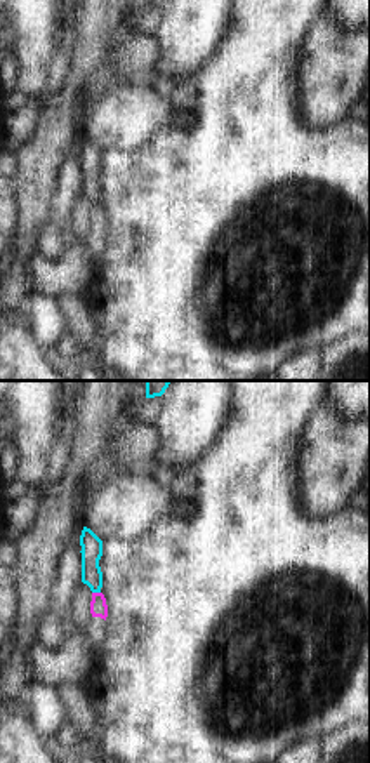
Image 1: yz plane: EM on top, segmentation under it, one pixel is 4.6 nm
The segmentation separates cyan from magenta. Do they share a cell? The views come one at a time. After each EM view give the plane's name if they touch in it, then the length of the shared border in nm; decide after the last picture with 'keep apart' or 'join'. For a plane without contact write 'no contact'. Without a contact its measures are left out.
contact in yz; length 40 nm

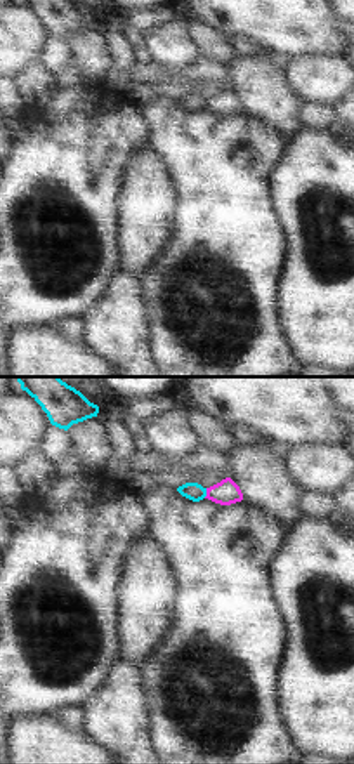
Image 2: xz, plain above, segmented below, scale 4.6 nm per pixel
contact in xz; length 50 nm

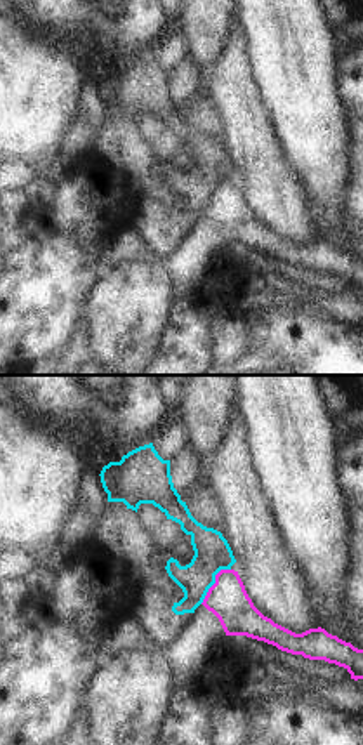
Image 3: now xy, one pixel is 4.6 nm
contact in xy; length 220 nm

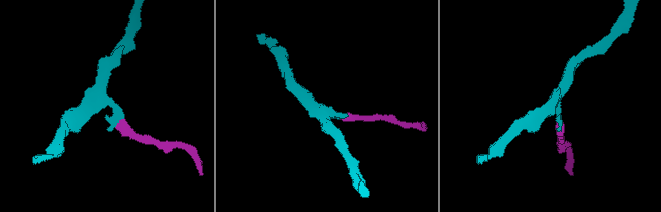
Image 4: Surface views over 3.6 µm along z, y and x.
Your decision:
keep apart

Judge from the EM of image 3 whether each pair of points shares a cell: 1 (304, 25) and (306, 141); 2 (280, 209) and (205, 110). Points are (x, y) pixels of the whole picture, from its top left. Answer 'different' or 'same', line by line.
1: same
2: different

